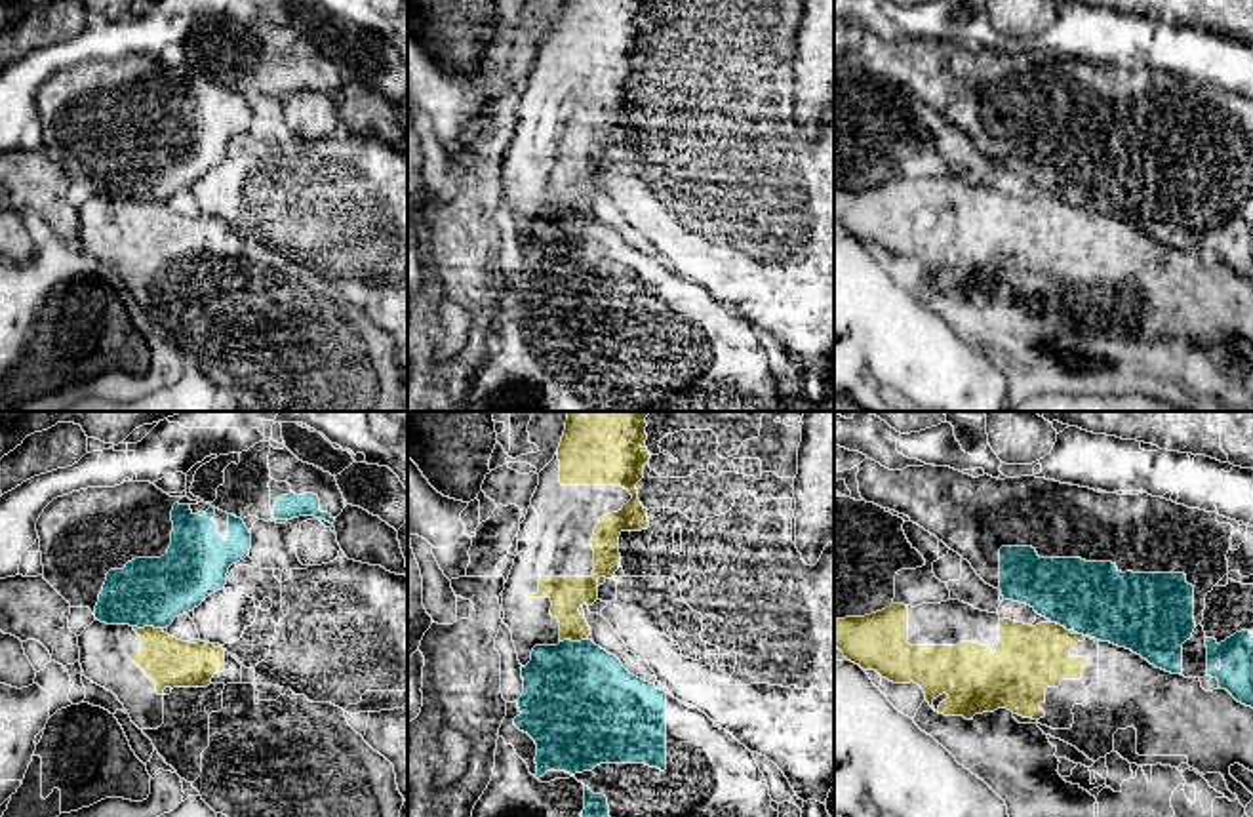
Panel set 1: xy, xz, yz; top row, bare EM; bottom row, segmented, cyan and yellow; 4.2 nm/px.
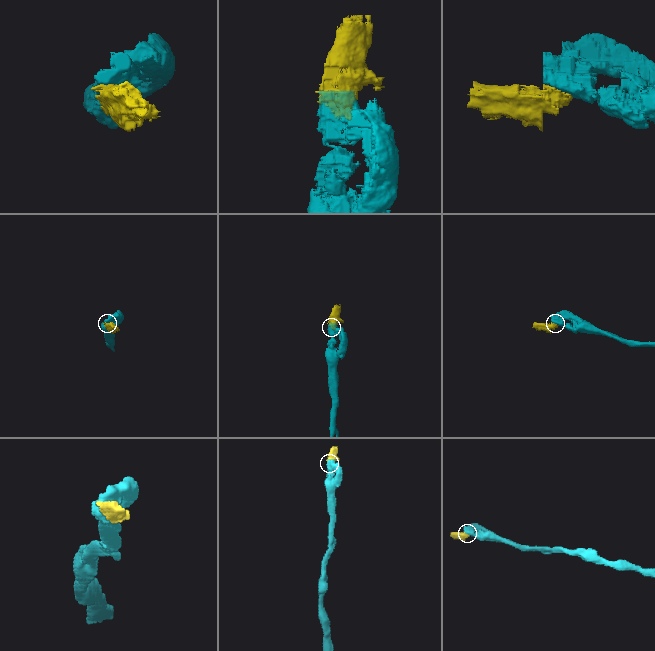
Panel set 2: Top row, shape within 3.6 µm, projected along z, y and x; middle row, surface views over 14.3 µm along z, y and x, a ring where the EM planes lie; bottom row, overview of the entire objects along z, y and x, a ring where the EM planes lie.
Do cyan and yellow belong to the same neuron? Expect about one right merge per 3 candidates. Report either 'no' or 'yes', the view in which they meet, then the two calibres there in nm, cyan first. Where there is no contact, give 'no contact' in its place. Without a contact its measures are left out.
no | xy | 280/200 nm

